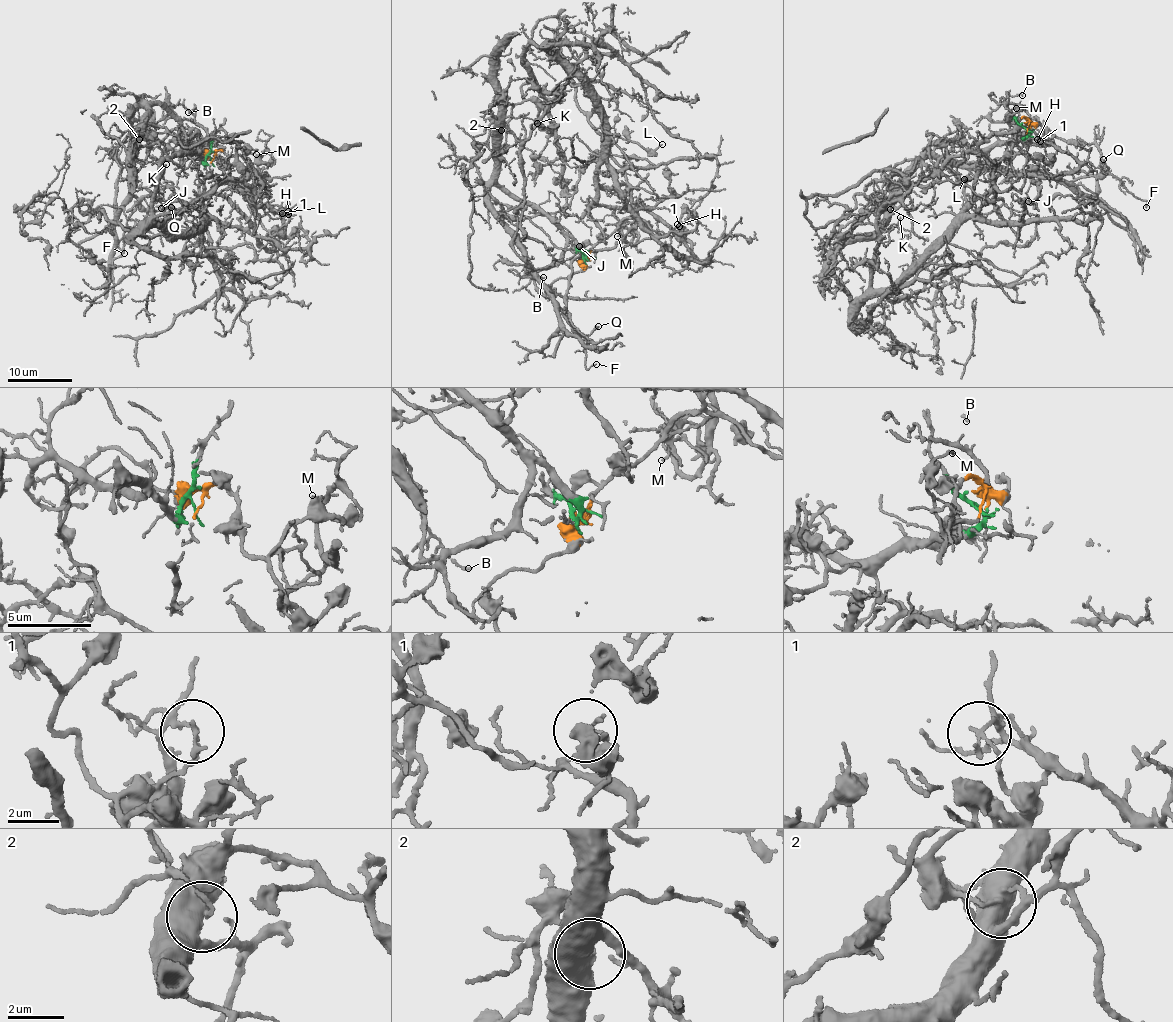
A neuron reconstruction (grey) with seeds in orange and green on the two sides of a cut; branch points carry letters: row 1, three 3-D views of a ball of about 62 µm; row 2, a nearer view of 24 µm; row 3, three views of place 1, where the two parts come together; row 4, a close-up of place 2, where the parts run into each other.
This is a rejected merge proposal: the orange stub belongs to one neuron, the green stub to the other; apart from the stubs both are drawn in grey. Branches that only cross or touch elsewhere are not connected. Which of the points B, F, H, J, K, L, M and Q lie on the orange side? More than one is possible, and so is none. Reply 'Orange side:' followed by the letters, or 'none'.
Orange side: H, L, M

